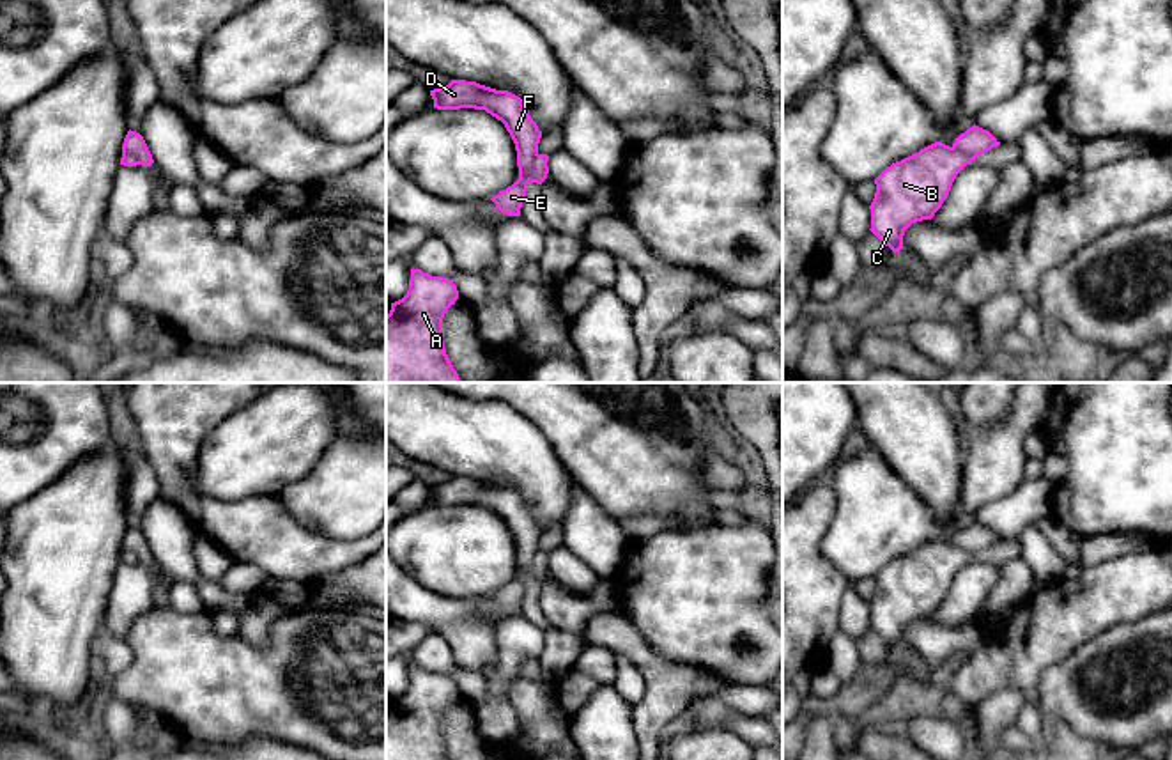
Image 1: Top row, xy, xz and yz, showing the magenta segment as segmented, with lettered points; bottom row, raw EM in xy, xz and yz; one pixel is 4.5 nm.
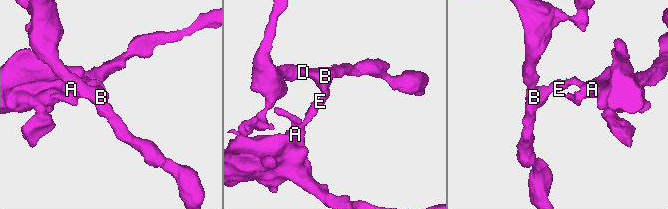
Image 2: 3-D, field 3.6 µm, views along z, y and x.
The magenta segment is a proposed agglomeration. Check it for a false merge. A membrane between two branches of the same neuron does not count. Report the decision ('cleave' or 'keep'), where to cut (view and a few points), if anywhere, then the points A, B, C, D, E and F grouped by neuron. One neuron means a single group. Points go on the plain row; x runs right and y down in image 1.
cleave | xz (539, 551), (519, 571) | A E / B C D F

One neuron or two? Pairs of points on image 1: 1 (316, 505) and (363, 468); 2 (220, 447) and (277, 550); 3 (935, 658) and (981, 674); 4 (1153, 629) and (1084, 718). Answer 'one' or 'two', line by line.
1: one
2: two
3: one
4: one

